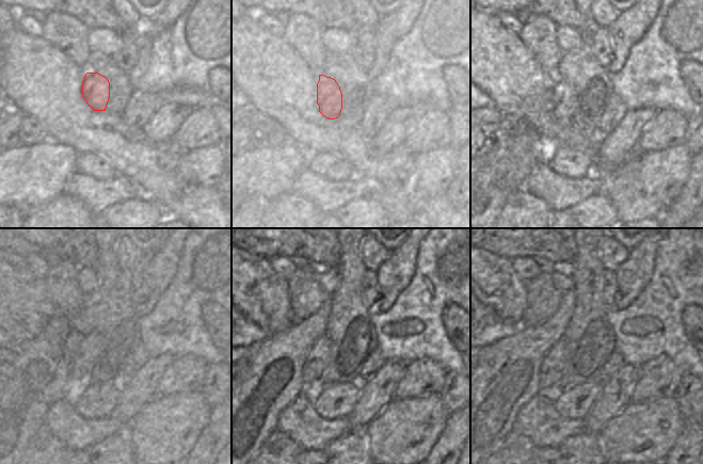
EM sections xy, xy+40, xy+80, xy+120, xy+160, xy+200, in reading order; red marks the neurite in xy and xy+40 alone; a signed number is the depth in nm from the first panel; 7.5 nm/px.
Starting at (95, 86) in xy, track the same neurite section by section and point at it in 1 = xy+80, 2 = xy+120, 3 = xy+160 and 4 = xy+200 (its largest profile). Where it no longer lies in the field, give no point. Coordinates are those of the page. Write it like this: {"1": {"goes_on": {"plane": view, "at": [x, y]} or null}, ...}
{"1": {"goes_on": {"plane": "xy+80", "at": [563, 101]}}, "2": {"goes_on": {"plane": "xy+120", "at": [91, 347]}}, "3": {"goes_on": {"plane": "xy+160", "at": [318, 358]}}, "4": {"goes_on": {"plane": "xy+200", "at": [553, 366]}}}

